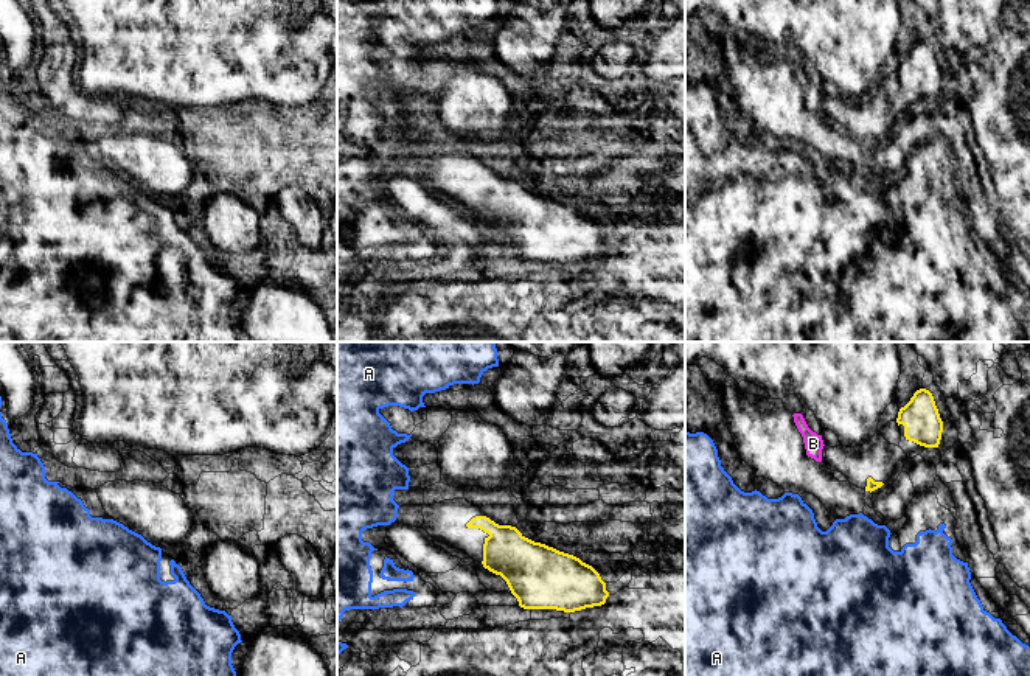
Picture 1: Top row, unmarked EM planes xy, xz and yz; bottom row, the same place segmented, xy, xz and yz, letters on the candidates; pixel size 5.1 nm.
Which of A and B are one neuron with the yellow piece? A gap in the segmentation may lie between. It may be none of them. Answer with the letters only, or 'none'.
B

